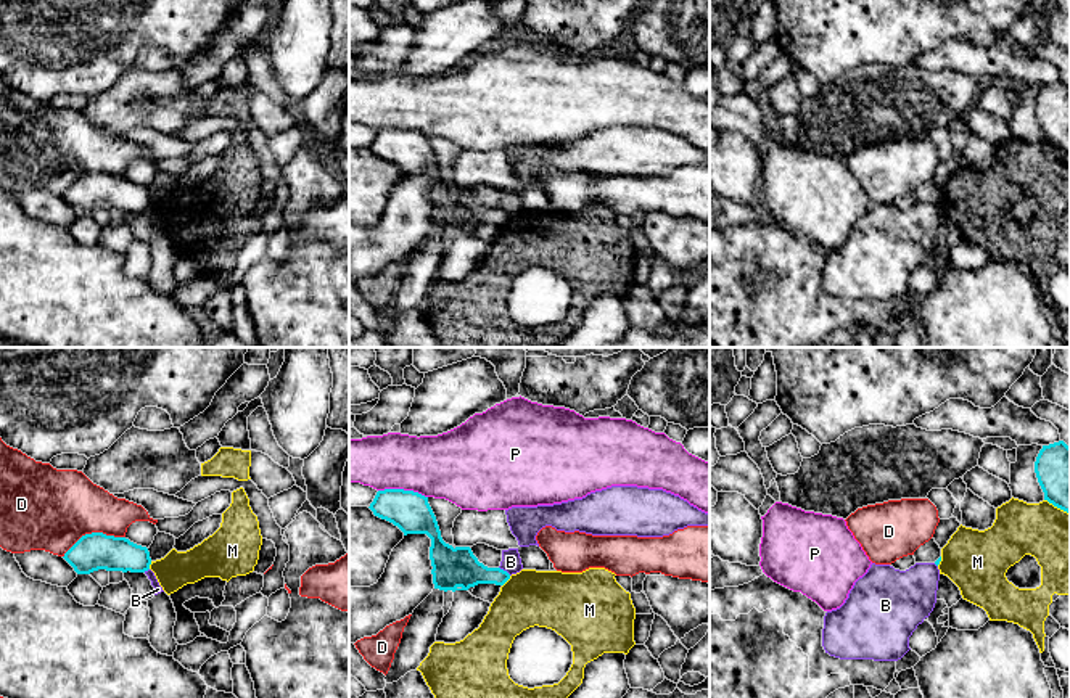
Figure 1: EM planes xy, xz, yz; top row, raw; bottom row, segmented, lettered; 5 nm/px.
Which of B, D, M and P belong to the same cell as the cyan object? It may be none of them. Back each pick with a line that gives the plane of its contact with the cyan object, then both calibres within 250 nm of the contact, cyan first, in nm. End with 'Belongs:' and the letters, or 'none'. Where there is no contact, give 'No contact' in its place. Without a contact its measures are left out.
Belongs: none

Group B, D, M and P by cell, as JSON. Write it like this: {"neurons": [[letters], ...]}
{"neurons": [["B"], ["D"], ["M"], ["P"]]}

